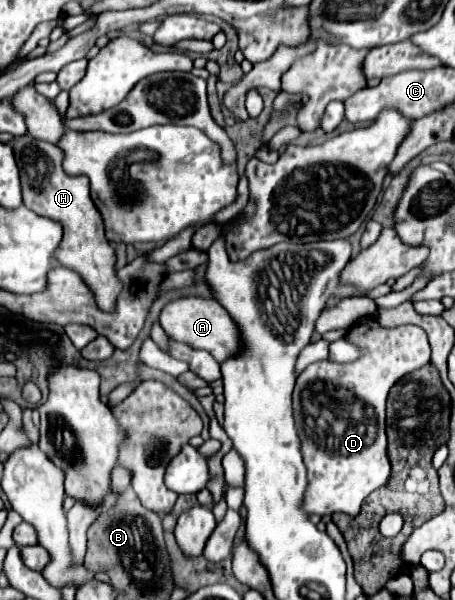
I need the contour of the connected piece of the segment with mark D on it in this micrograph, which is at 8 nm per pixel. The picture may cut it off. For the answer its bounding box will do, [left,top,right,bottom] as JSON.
[294,317,430,517]

